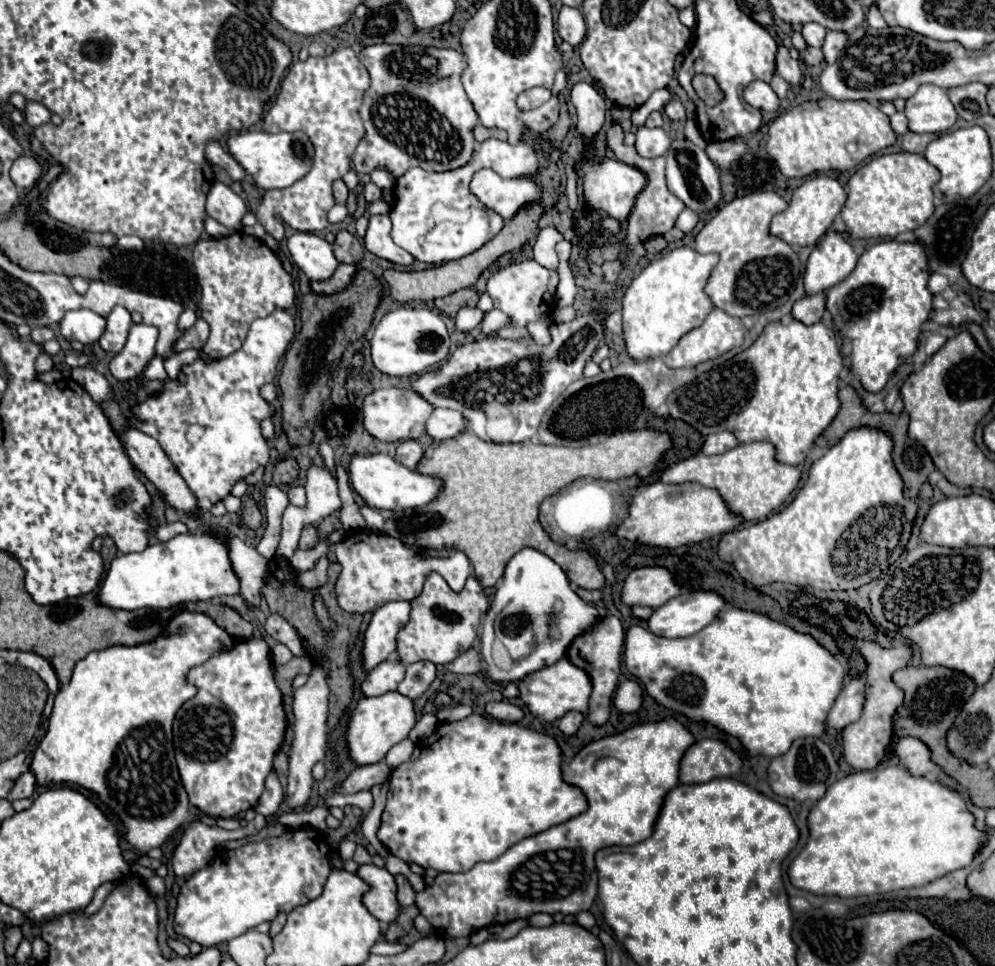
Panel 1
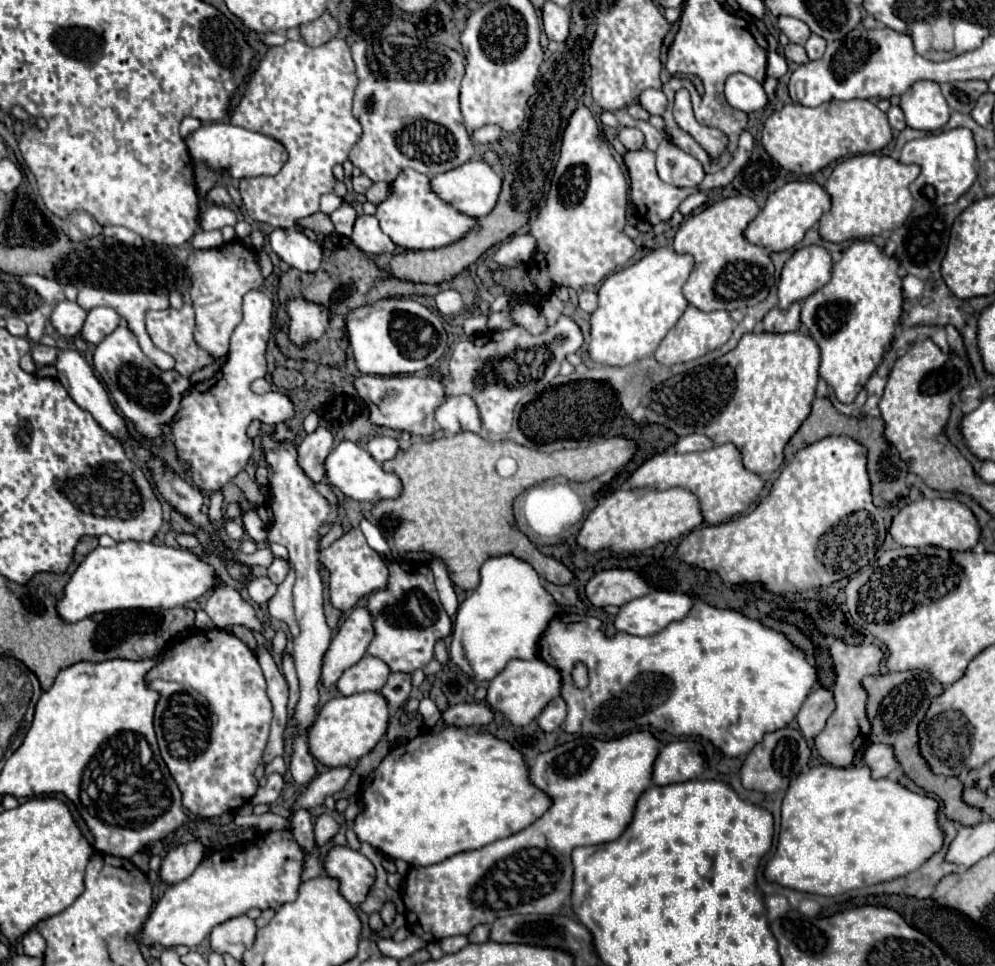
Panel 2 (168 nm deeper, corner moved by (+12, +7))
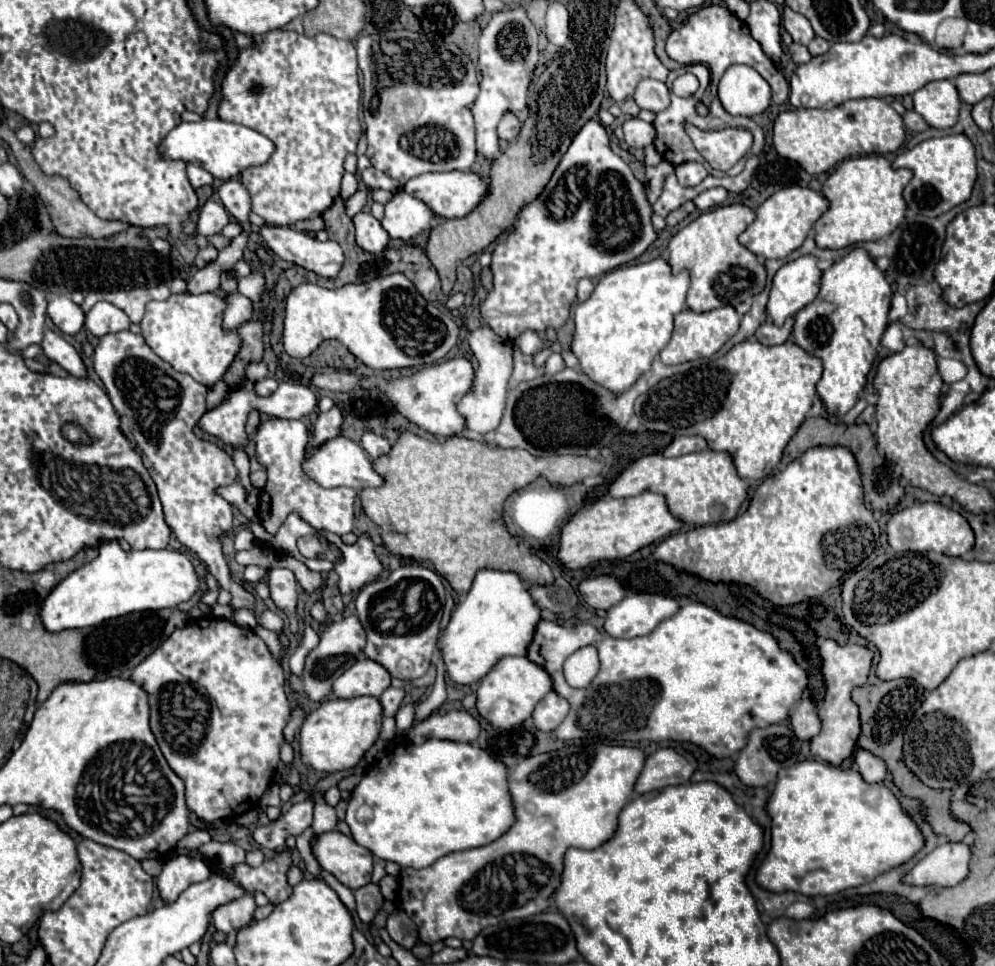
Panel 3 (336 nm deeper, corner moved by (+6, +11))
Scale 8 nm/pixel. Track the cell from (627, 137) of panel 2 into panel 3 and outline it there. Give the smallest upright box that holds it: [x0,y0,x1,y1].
[622,118,654,148]

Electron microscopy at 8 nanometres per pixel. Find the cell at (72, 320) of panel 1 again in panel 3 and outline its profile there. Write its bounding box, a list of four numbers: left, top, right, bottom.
[48,296,84,336]

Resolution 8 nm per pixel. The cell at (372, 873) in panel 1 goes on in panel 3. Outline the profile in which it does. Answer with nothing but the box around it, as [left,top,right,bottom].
[312,830,372,890]

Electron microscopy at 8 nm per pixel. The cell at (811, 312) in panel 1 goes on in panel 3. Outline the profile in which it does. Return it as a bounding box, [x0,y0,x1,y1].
[754,318,794,346]

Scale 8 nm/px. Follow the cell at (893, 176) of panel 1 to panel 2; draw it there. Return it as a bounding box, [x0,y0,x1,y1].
[820,154,920,242]

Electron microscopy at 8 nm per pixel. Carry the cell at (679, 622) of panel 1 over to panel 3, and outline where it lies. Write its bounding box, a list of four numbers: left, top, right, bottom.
[604,594,678,638]

